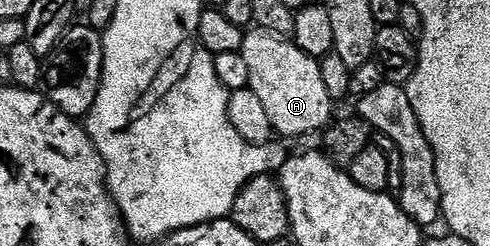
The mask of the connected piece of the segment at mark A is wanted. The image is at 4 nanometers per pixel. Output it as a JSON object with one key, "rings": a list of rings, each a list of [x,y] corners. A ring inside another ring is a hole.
{"rings":[[[252,29],[245,34],[240,54],[246,57],[246,66],[250,68],[249,88],[262,101],[277,136],[308,135],[311,131],[320,133],[333,122],[334,101],[330,93],[326,93],[319,62],[302,53],[291,38]]]}

